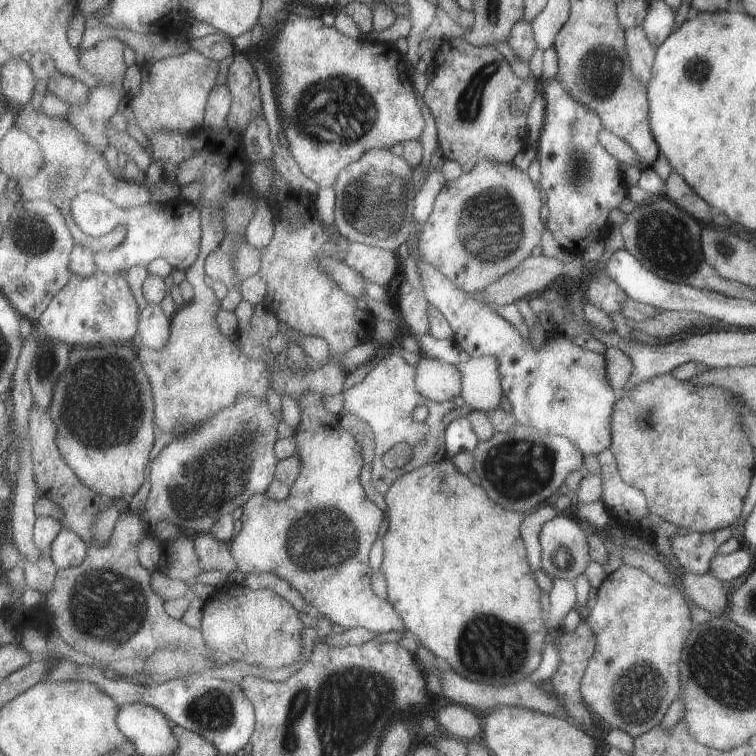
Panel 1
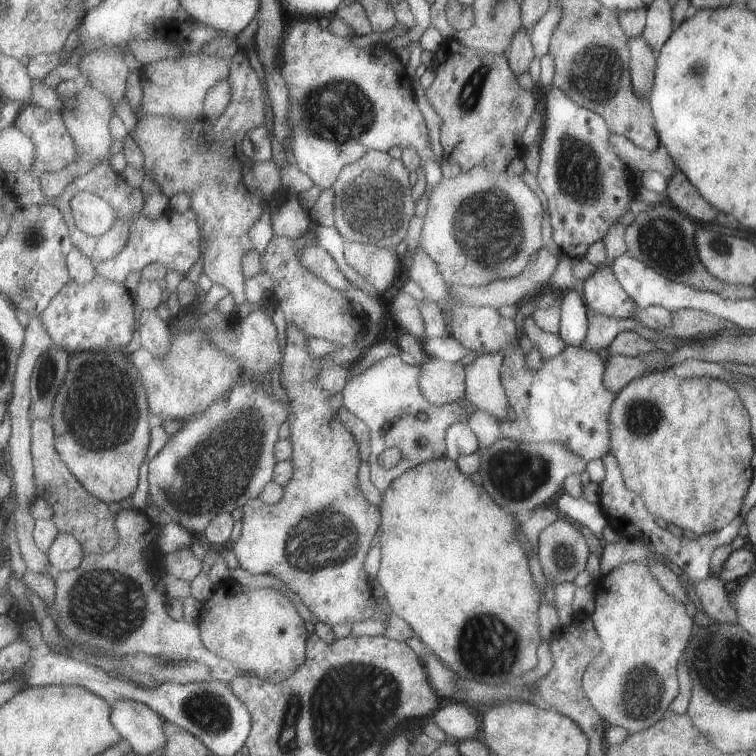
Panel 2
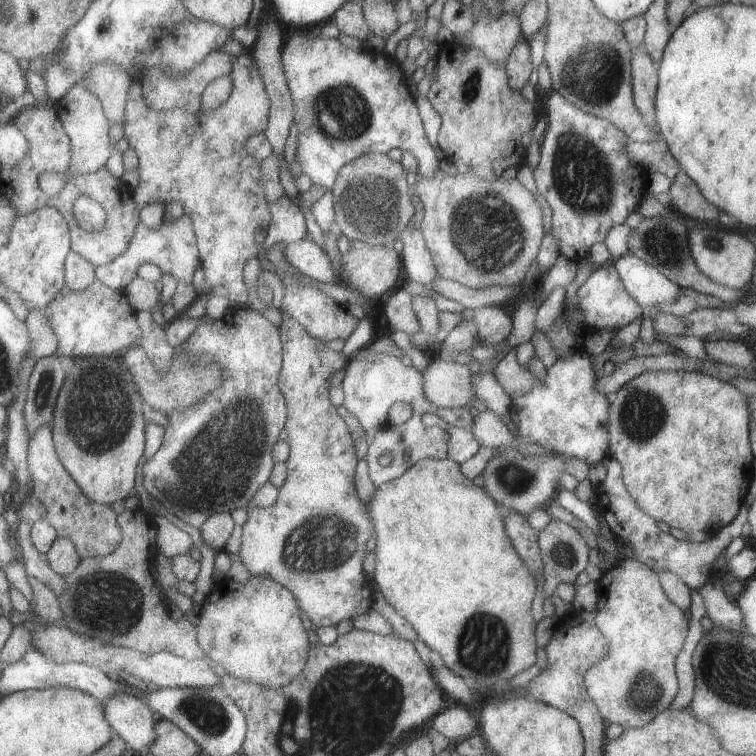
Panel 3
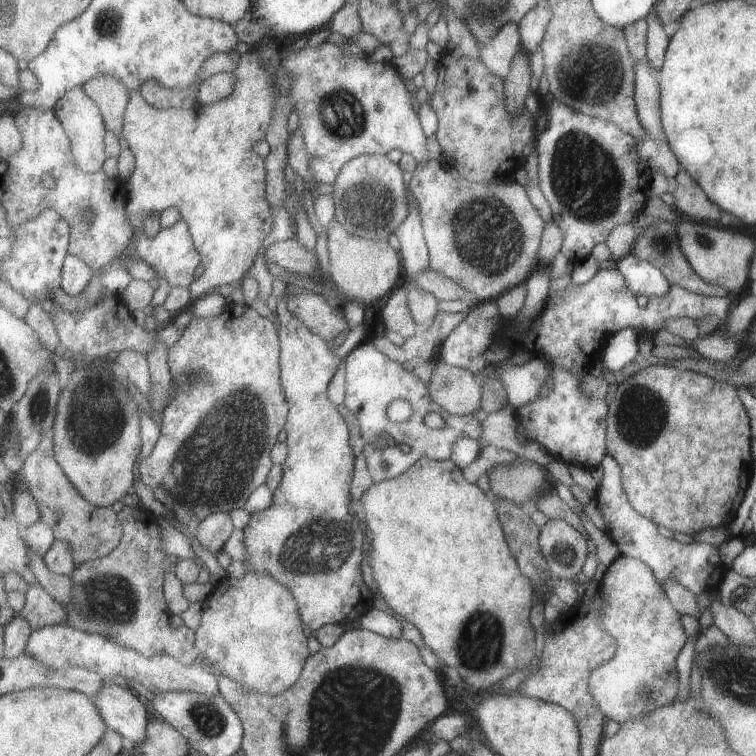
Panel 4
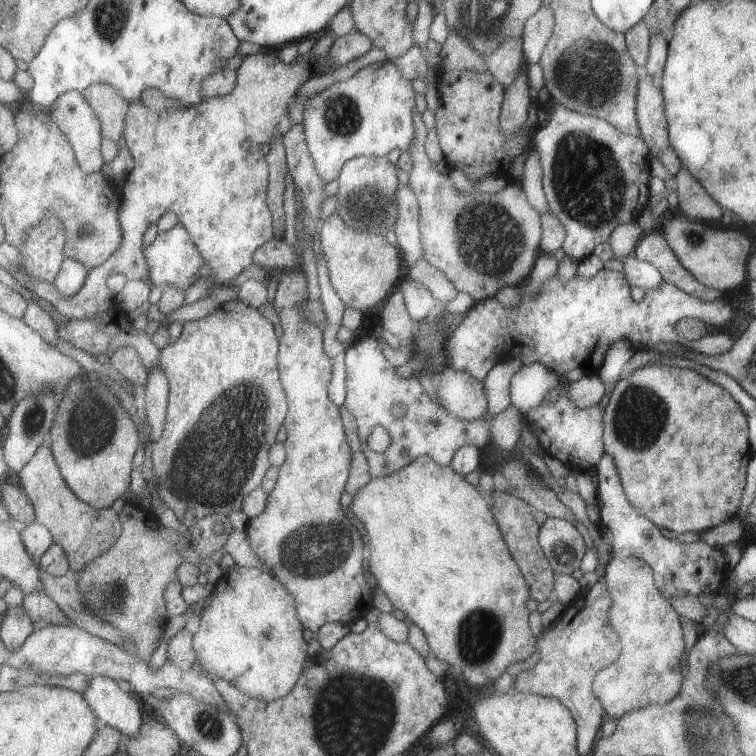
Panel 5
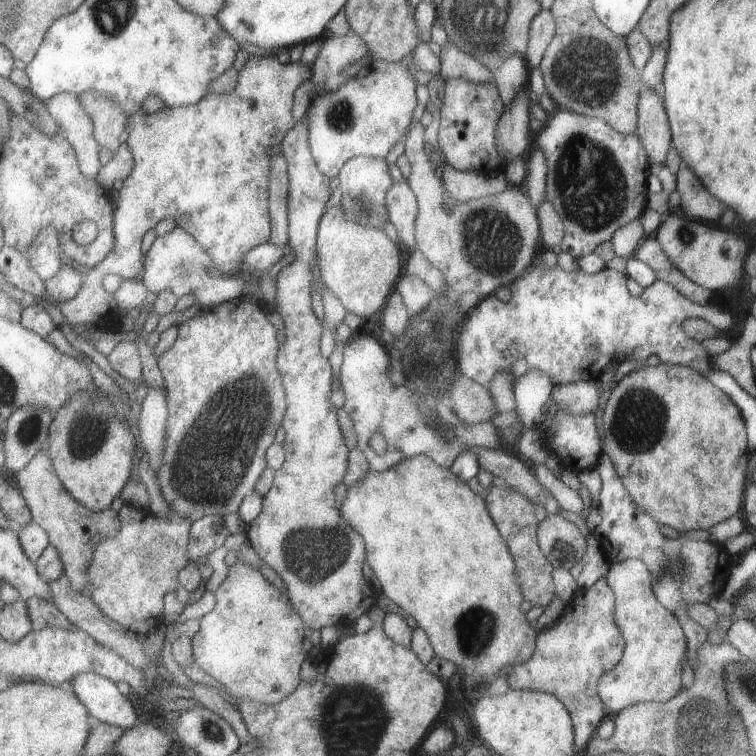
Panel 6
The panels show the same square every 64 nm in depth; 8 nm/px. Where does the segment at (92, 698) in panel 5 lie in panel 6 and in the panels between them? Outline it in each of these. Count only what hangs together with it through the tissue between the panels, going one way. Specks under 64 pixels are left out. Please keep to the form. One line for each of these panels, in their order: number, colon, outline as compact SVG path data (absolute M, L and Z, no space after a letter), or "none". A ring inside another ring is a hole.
6: M97 672L79 674L71 680L71 690L89 708L91 718L101 724L115 724L123 730L131 730L139 724L137 712L129 702L129 696L117 688L117 682Z

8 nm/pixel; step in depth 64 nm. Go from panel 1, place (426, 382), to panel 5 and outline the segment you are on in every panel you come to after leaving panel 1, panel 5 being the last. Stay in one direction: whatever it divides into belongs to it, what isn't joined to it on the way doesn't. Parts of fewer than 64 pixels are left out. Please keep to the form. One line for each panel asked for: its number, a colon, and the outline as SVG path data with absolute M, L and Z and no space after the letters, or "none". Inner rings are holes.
2: M429 358L423 368L423 394L437 406L455 404L465 398L465 366L441 358Z
3: M435 354L431 366L425 370L425 380L427 396L441 408L469 408L477 398L471 370L463 364L445 362L439 354Z
4: M437 358L429 388L431 396L455 416L473 416L481 408L483 388L471 370L451 366Z
5: M449 366L435 378L435 386L441 404L461 420L483 420L483 414L489 412L483 382L467 372Z

